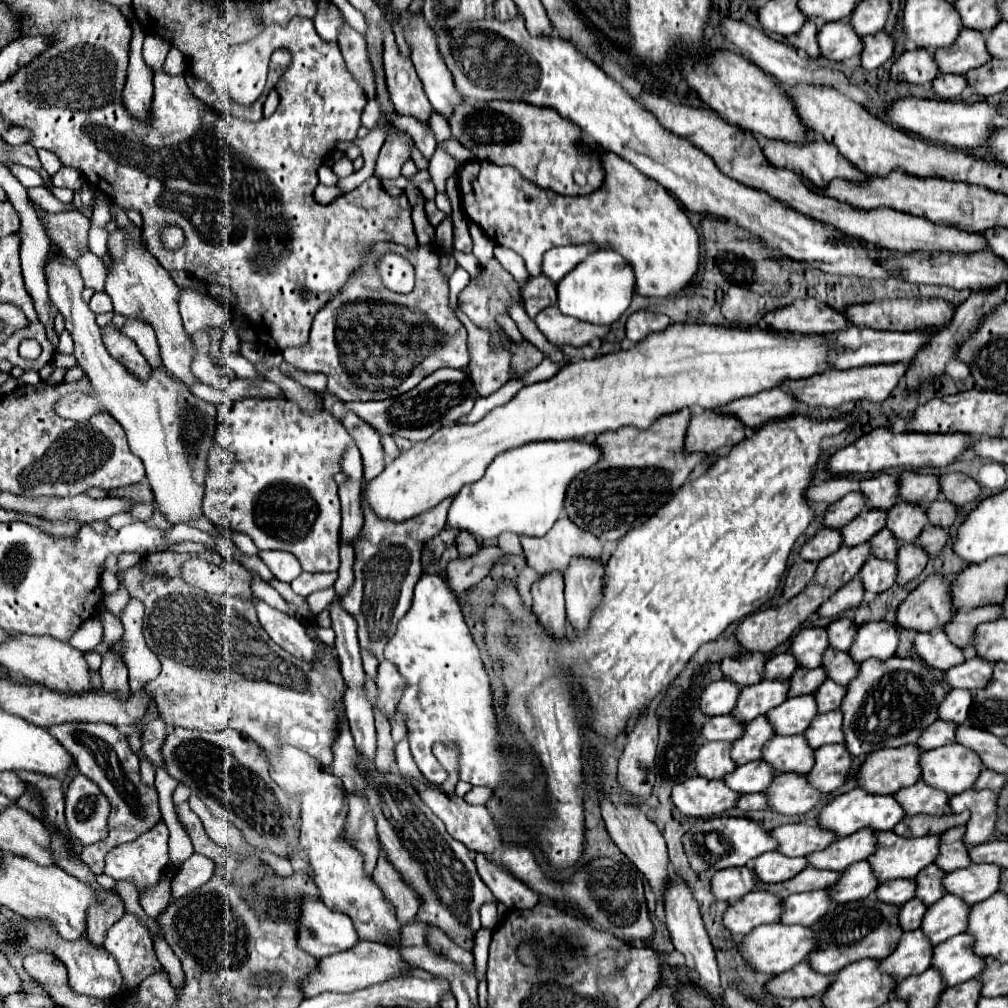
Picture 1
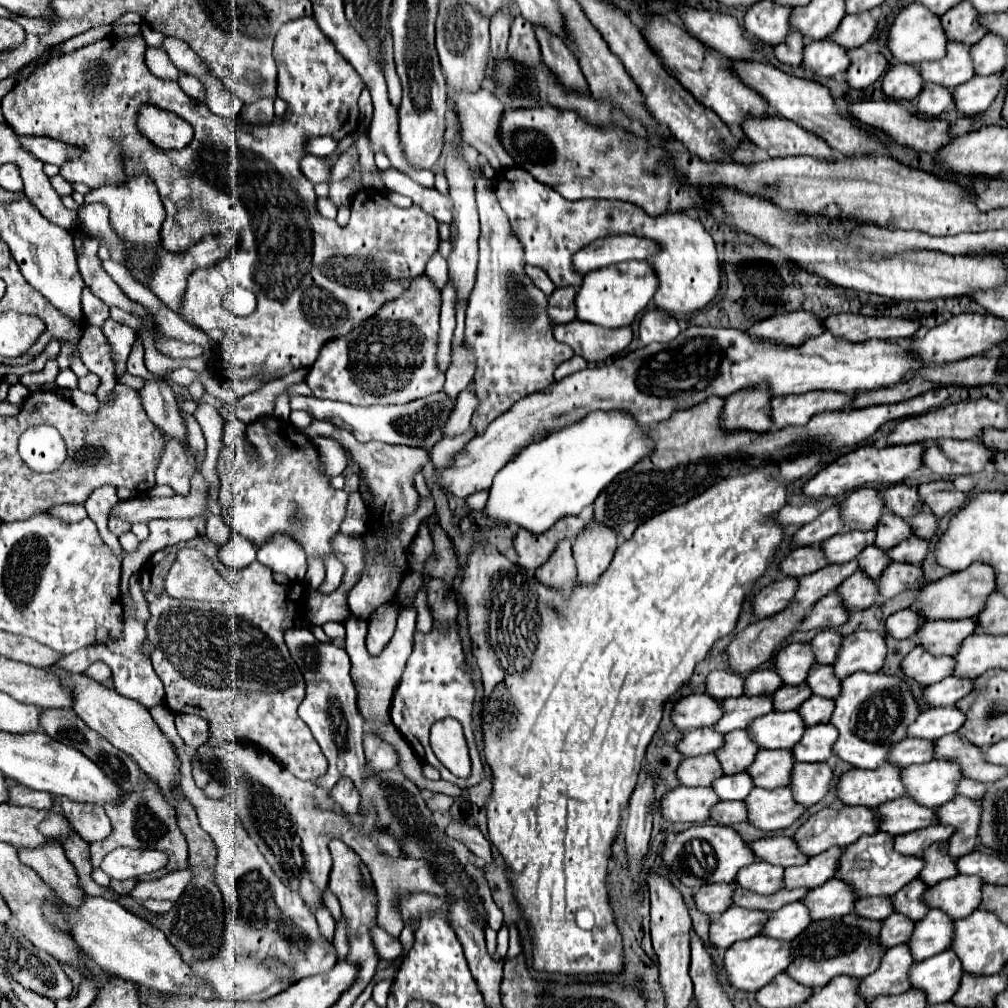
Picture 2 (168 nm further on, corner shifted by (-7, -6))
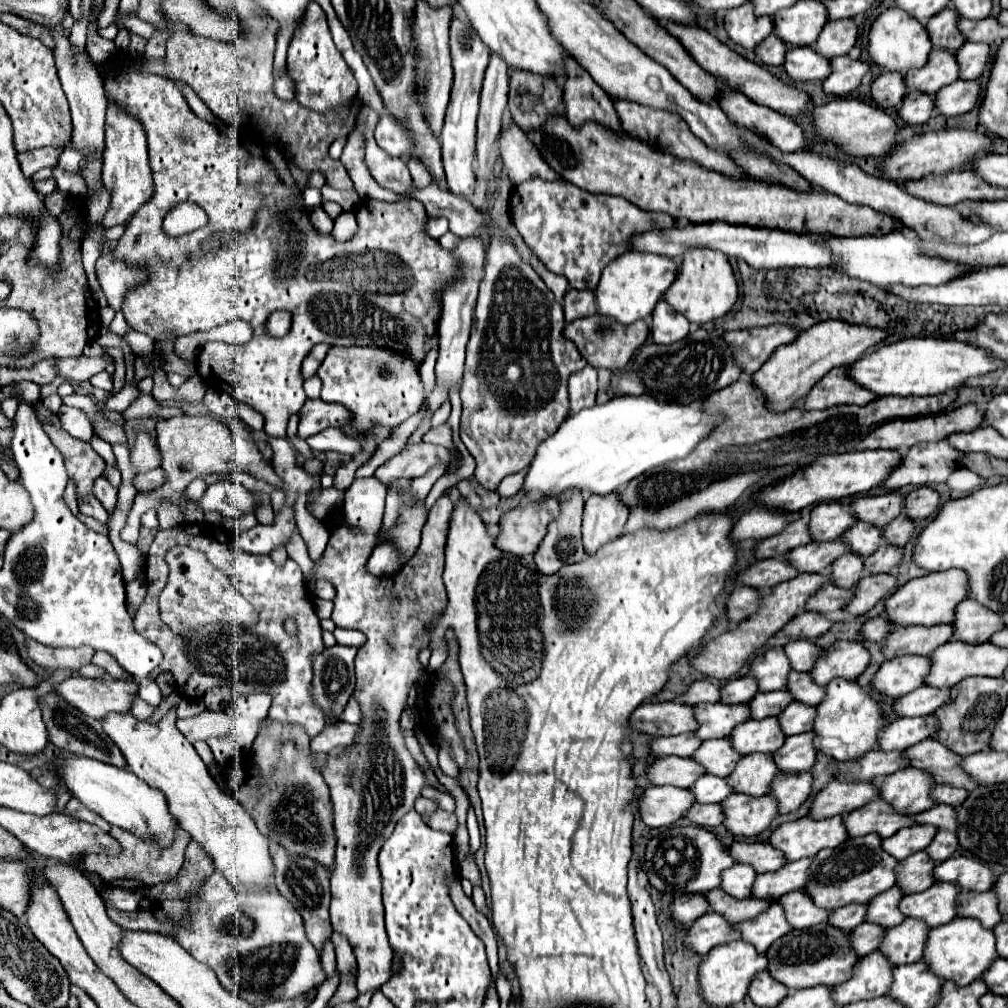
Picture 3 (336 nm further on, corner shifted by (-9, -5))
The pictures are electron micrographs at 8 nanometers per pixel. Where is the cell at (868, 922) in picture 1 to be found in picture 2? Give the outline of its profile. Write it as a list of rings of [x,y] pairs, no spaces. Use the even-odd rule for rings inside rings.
[[[856,913],[838,917],[838,919],[824,919],[814,921],[798,939],[792,941],[794,963],[786,969],[786,975],[792,975],[794,981],[818,989],[824,987],[836,975],[850,975],[854,979],[864,979],[866,975],[874,973],[880,965],[880,957],[884,947],[878,943],[880,921],[862,919]]]

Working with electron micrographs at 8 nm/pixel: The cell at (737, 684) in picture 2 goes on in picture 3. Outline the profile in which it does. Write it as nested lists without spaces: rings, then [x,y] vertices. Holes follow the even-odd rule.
[[[704,678],[704,680],[694,682],[682,700],[690,706],[696,706],[700,702],[718,702],[720,694],[722,694],[722,686],[718,682]]]

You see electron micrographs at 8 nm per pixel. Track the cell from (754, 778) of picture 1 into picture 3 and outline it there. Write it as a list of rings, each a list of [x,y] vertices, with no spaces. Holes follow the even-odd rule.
[[[704,774],[704,778],[700,778],[700,782],[696,782],[696,786],[692,786],[690,790],[696,794],[696,800],[700,804],[722,802],[730,794],[734,794],[734,788],[728,786],[724,778],[716,778],[714,774]]]

